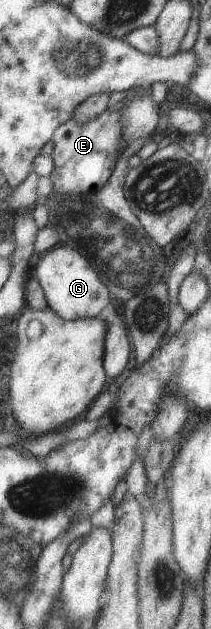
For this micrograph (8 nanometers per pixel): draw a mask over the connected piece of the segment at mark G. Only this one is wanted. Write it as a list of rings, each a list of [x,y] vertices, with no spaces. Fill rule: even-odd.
[[[57,244],[52,249],[41,253],[36,257],[33,269],[45,296],[47,307],[61,319],[95,318],[110,303],[104,283],[92,271],[88,261],[70,247]]]

